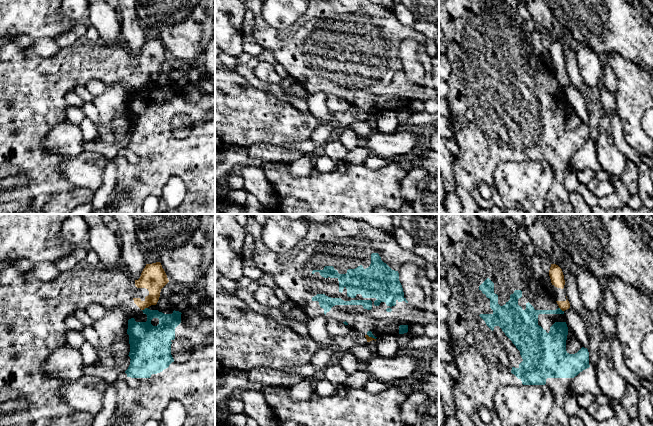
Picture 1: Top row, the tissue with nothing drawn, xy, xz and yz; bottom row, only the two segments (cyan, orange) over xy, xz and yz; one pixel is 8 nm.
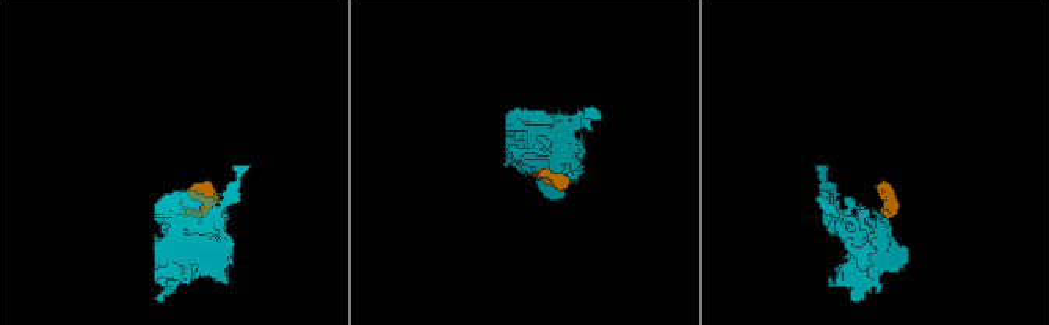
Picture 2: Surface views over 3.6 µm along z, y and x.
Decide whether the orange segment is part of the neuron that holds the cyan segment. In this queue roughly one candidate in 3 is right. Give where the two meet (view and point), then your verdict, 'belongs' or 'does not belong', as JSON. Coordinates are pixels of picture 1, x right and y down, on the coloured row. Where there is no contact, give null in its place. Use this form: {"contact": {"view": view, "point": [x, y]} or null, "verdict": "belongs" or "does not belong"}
{"contact": {"view": "xy", "point": [145, 308]}, "verdict": "does not belong"}

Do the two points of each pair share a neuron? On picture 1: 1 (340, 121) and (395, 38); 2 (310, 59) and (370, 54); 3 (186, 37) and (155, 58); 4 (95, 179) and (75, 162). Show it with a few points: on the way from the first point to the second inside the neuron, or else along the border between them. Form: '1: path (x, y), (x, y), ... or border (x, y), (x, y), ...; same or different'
1: border (352, 106), (359, 107), (364, 111); different
2: path (325, 54), (355, 54); same
3: border (159, 38), (169, 57); different
4: path (90, 175), (80, 167); same

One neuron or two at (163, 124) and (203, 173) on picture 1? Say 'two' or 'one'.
one

